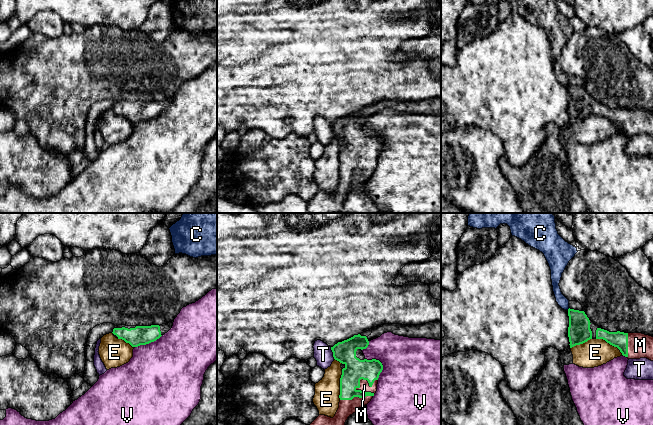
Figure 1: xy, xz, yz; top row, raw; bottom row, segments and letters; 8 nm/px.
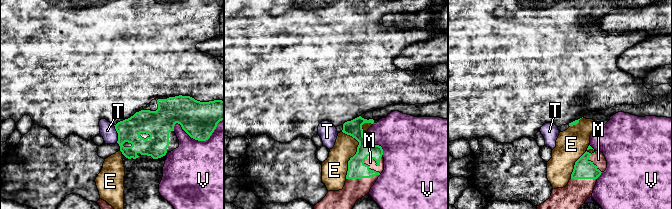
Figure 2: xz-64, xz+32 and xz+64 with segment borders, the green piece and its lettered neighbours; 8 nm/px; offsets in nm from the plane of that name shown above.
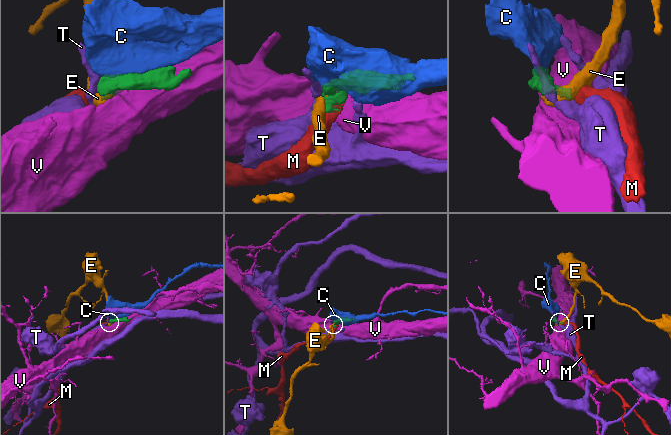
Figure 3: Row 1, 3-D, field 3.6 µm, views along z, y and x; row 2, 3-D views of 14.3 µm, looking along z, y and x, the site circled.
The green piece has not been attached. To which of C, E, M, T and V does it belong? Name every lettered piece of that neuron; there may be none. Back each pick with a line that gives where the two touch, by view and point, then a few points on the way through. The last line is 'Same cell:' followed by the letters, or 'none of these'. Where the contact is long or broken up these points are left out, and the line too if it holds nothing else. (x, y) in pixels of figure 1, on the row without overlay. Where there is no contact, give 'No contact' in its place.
M: Touches green at xz (365, 155). Path across: xz (355, 145), (365, 155), (364, 161)
Same cell: M

